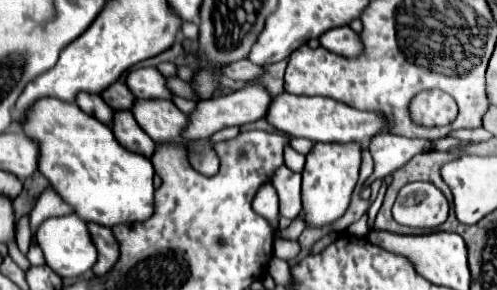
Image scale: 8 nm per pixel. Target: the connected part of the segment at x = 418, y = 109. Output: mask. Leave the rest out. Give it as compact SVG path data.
M437 89L419 93L411 103L411 117L426 127L447 125L457 116L458 107L452 97Z

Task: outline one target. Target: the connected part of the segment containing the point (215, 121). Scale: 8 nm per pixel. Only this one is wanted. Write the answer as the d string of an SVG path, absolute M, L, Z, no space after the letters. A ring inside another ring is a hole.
M253 81L245 87L241 87L239 91L235 93L229 93L229 95L223 95L223 97L211 97L211 99L203 99L197 103L197 109L195 109L195 115L189 117L191 123L189 123L189 131L185 133L187 139L205 139L205 137L211 137L215 131L223 129L223 127L231 127L231 125L247 125L247 123L253 123L261 117L267 115L267 109L271 105L271 93L267 91L265 85L261 85L259 81Z

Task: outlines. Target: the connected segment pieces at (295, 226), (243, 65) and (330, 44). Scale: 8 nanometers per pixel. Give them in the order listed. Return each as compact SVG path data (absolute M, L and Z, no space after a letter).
M299 215L299 219L295 219L295 221L285 229L285 231L277 231L277 237L297 241L297 239L299 239L299 235L303 233L303 229L305 229L305 223L303 223L303 217Z
M241 59L241 61L233 61L221 67L221 75L231 77L231 79L241 79L241 81L253 81L259 79L263 73L263 69L259 65L253 65L249 59Z
M349 25L335 27L335 29L327 31L327 33L323 33L319 37L319 41L327 51L333 51L333 53L343 55L343 57L363 55L363 41L361 41L359 33L355 33Z

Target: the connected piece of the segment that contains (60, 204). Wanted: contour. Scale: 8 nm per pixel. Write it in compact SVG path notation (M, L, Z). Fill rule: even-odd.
M47 187L41 197L37 199L37 205L33 207L33 211L29 213L29 225L31 225L31 233L35 235L39 225L49 219L49 217L57 217L57 215L69 215L73 213L73 207L69 207L67 201L63 201L63 197L53 189Z

